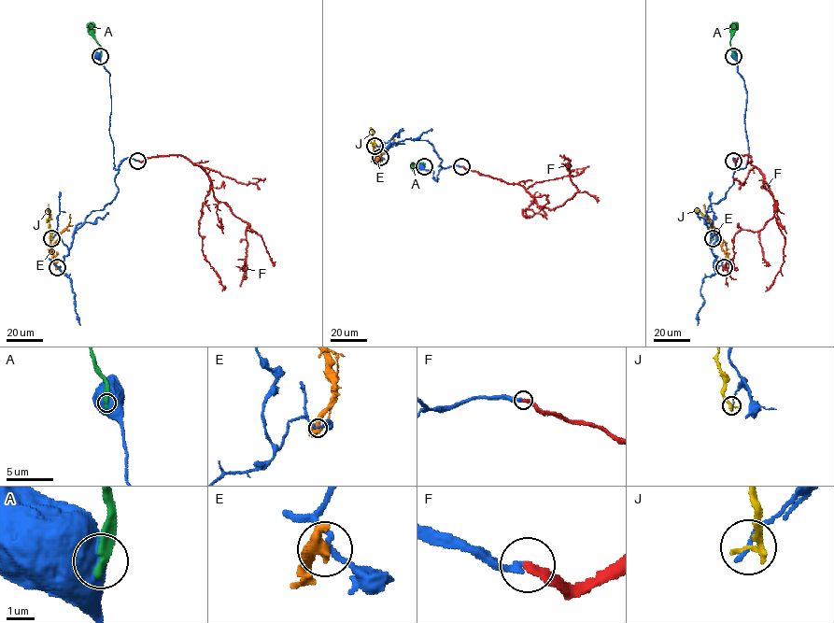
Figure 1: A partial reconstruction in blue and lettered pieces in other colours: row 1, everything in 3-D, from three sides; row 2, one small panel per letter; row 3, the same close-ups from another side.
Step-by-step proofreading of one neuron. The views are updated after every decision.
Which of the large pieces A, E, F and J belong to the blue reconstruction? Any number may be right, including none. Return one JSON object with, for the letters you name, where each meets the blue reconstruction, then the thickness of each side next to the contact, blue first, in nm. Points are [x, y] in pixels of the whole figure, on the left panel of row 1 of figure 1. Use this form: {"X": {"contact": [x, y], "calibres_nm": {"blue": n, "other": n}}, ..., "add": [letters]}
{"F": {"contact": [137, 161], "calibres_nm": {"blue": 220, "other": 300}}, "add": ["F"]}

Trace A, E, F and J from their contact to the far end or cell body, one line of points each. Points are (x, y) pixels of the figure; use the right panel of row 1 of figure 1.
A: (733, 56), (730, 39), (737, 22)
E: (724, 267), (726, 253), (703, 205)
F: (733, 160), (750, 157), (776, 205), (764, 227), (735, 233), (727, 286)
J: (713, 238), (711, 222), (695, 209)

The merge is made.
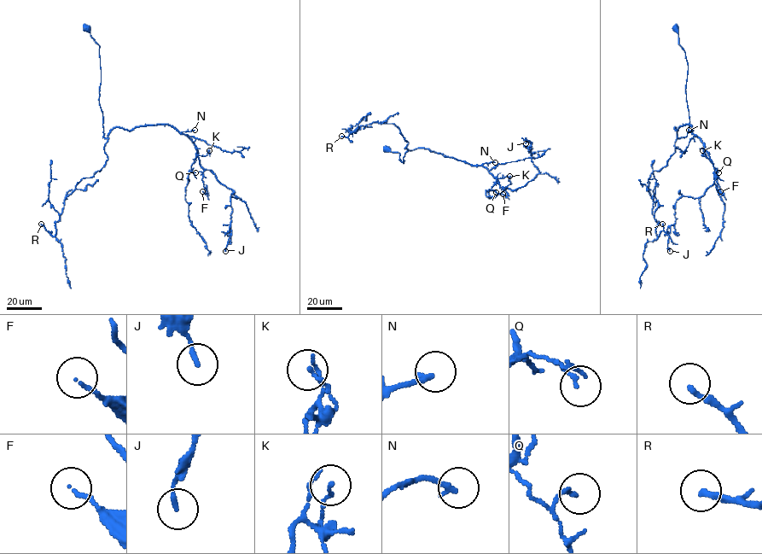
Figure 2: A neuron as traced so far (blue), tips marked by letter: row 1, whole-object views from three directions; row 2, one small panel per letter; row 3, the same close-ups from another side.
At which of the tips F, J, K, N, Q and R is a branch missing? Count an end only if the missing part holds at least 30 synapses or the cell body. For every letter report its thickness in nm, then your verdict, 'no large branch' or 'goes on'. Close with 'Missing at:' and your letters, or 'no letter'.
F: 110 nm | no large branch
J: 150 nm | no large branch
K: 110 nm | no large branch
N: 200 nm | no large branch
Q: 130 nm | no large branch
R: 200 nm | goes on
Missing at: R

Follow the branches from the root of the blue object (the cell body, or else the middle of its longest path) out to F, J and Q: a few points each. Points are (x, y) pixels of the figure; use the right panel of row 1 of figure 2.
F: (676, 29), (688, 65), (689, 118), (687, 136), (677, 137), (674, 127), (691, 126), (720, 191)
J: (676, 29), (689, 118), (677, 137), (674, 127), (689, 124), (717, 174), (702, 195), (677, 201), (670, 251)
Q: (676, 29), (688, 65), (689, 118), (687, 136), (677, 137), (674, 127), (677, 131), (689, 124), (718, 172)

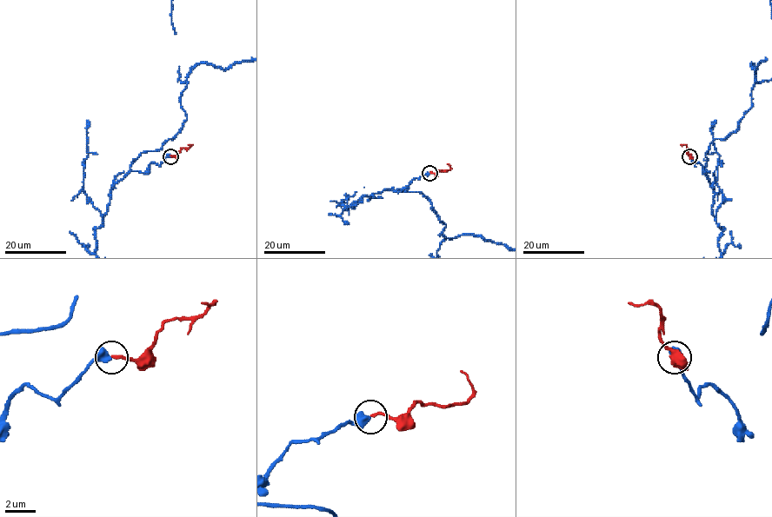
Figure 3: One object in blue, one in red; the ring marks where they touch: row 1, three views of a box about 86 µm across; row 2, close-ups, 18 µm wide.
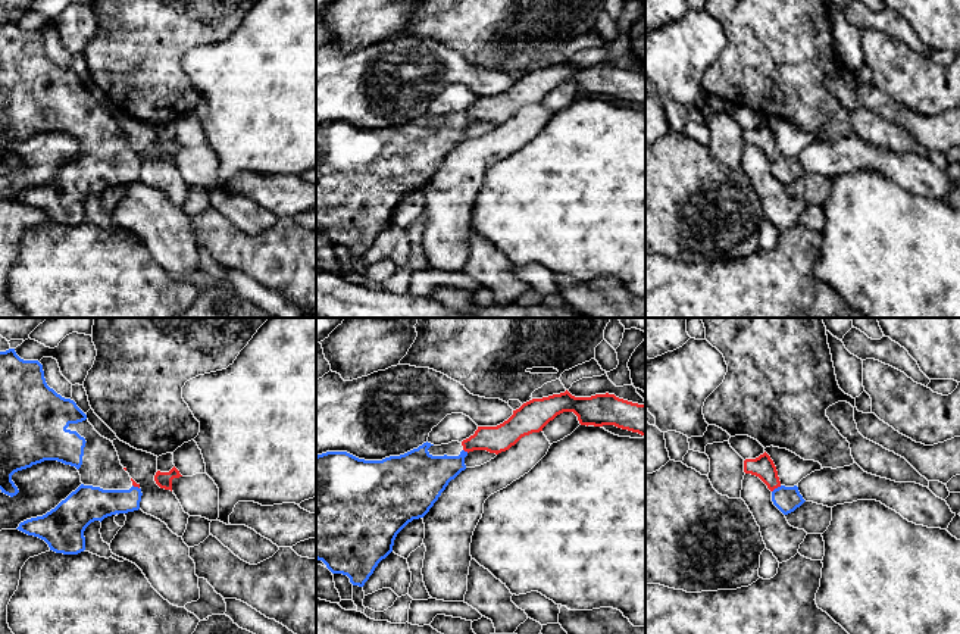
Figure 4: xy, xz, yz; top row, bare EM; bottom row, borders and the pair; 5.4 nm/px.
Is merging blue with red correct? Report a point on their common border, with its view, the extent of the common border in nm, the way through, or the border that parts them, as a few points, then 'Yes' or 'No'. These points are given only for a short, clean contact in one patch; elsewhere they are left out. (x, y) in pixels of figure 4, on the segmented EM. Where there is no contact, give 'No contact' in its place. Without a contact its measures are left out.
Touches blue at yz (778, 487). Shared border 70 nm. Path across: yz (787, 499), (778, 487), (762, 467). Yes

